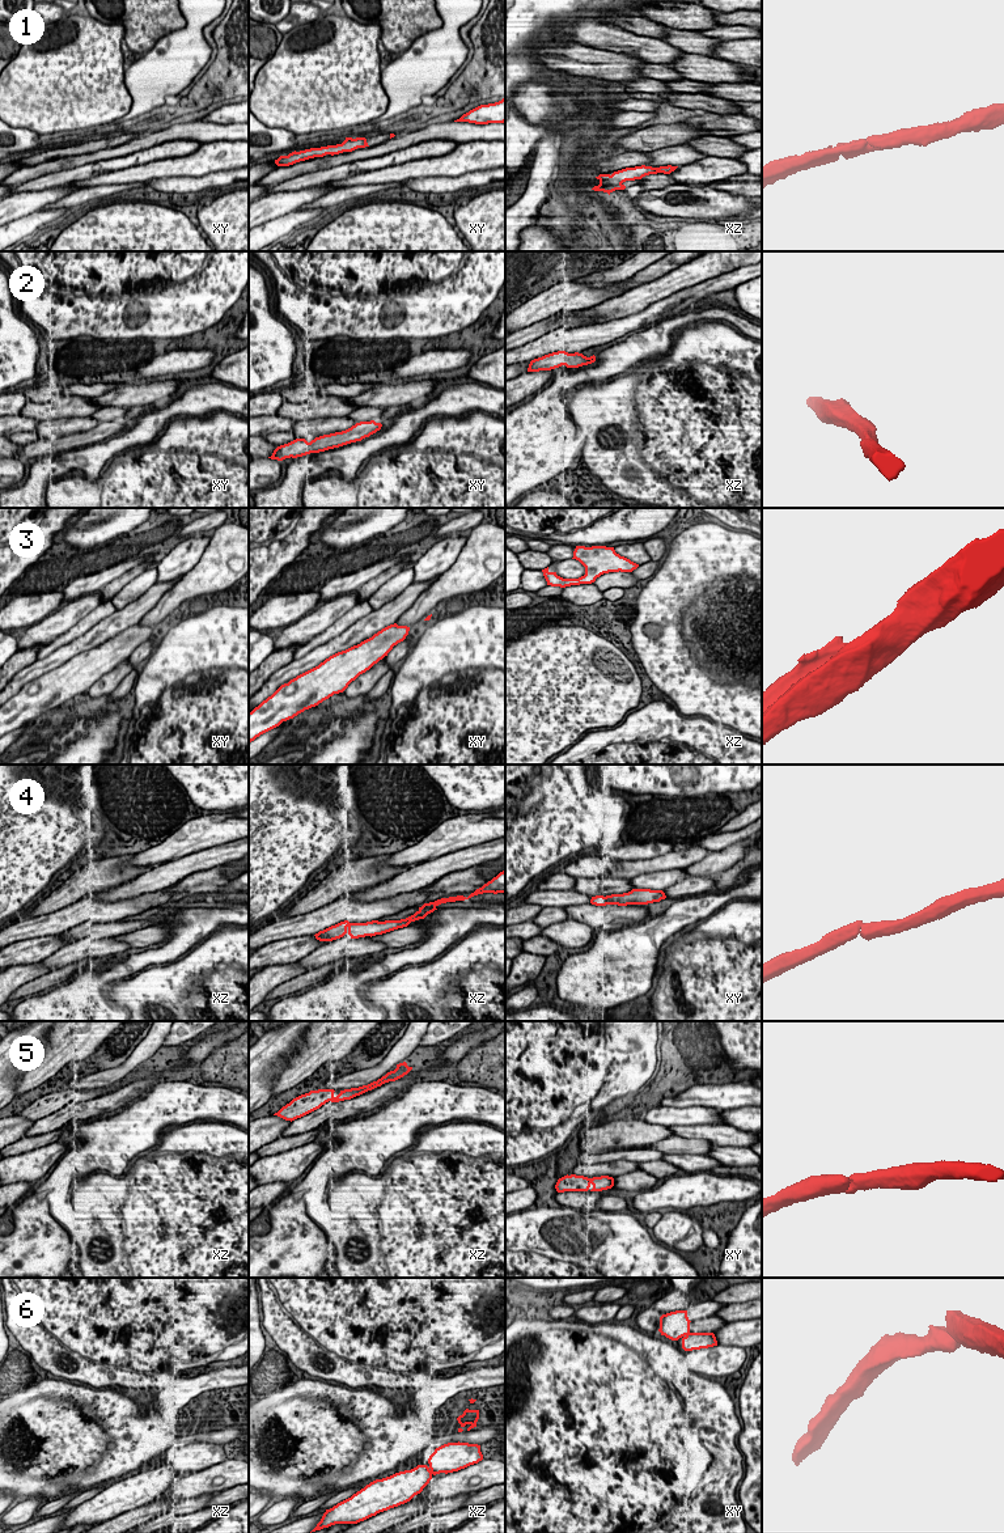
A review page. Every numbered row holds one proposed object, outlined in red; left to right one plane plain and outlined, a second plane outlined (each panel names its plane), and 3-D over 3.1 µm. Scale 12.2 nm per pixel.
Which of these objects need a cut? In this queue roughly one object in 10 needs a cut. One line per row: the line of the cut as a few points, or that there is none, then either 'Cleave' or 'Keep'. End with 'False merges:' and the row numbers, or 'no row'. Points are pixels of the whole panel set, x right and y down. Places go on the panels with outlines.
1: No split. Keep
2: No split. Keep
3: No split. Keep
4: No split. Keep
5: No split. Keep
6: No split. Keep
False merges: no row

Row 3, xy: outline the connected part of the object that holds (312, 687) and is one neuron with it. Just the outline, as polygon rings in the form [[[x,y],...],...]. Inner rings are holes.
[[[390,624],[360,644],[330,656],[318,666],[281,685],[249,712],[249,742],[334,694],[343,693],[352,681],[403,641],[408,631],[407,626]]]

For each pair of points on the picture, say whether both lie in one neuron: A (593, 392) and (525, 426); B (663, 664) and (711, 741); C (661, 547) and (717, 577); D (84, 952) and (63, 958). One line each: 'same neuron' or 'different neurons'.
A: different neurons
B: different neurons
C: different neurons
D: same neuron

